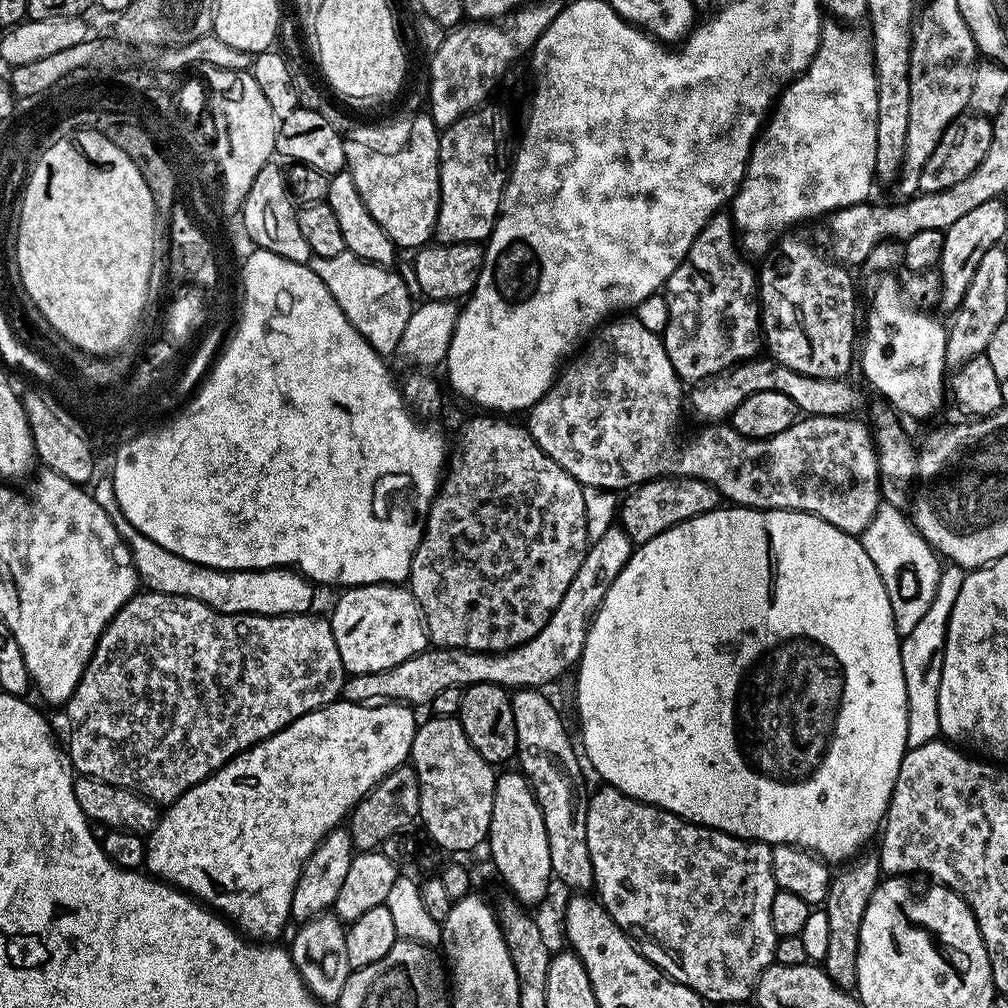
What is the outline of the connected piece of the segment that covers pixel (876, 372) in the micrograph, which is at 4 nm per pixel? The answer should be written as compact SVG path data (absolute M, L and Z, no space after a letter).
M884 274L875 281L872 301L868 304L868 329L862 332L862 347L858 352L858 368L877 388L879 395L905 417L924 420L932 416L944 404L944 372L946 373L946 342L948 330L945 321L927 316L927 311L913 306L904 299L900 281L895 275Z

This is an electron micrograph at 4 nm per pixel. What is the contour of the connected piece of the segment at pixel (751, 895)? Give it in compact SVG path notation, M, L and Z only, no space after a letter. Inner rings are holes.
M600 786L600 789L586 800L586 846L590 846L590 862L594 862L595 895L604 909L614 918L614 922L632 937L640 953L654 966L658 966L672 980L696 992L709 1005L740 1004L743 1000L753 999L756 983L765 968L769 968L776 958L774 926L770 926L770 905L774 903L774 894L778 891L772 873L772 849L760 840L745 840L742 836L731 836L729 832L719 832L716 828L706 828L702 824L692 824L653 804L643 804L641 800L622 794L617 788Z

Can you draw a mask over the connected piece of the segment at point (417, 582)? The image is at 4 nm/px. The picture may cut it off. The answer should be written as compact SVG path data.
M492 414L480 415L484 416L476 416L461 426L456 445L454 443L451 445L450 455L446 461L446 471L428 511L428 521L424 523L424 533L420 544L416 547L416 553L412 555L410 591L420 603L429 641L435 647L461 648L471 652L505 652L522 646L522 642L534 638L538 630L542 630L542 626L550 622L554 610L558 610L562 602L562 594L566 594L570 582L574 582L574 574L578 574L578 566L582 566L582 558L588 553L590 541L587 536L583 487L579 481L543 452L523 423L511 424L508 421L511 419L508 418L497 418Z

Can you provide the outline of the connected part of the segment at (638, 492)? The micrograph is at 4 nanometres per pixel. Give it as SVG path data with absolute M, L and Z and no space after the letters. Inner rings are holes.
M657 476L655 480L646 480L636 485L625 496L628 497L625 500L623 497L618 508L618 524L636 546L650 542L650 538L658 538L658 534L690 518L713 512L722 504L719 490L710 486L710 482L689 476Z

